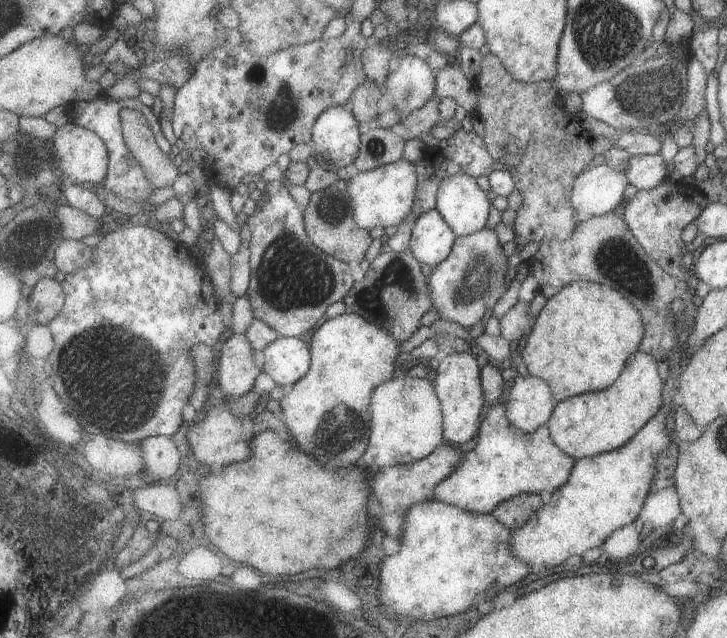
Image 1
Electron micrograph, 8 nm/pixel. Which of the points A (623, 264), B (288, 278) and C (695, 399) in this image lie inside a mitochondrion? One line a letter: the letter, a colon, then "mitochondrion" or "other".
A: mitochondrion
B: mitochondrion
C: other

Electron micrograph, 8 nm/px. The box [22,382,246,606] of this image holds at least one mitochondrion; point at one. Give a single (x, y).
(58, 550)

